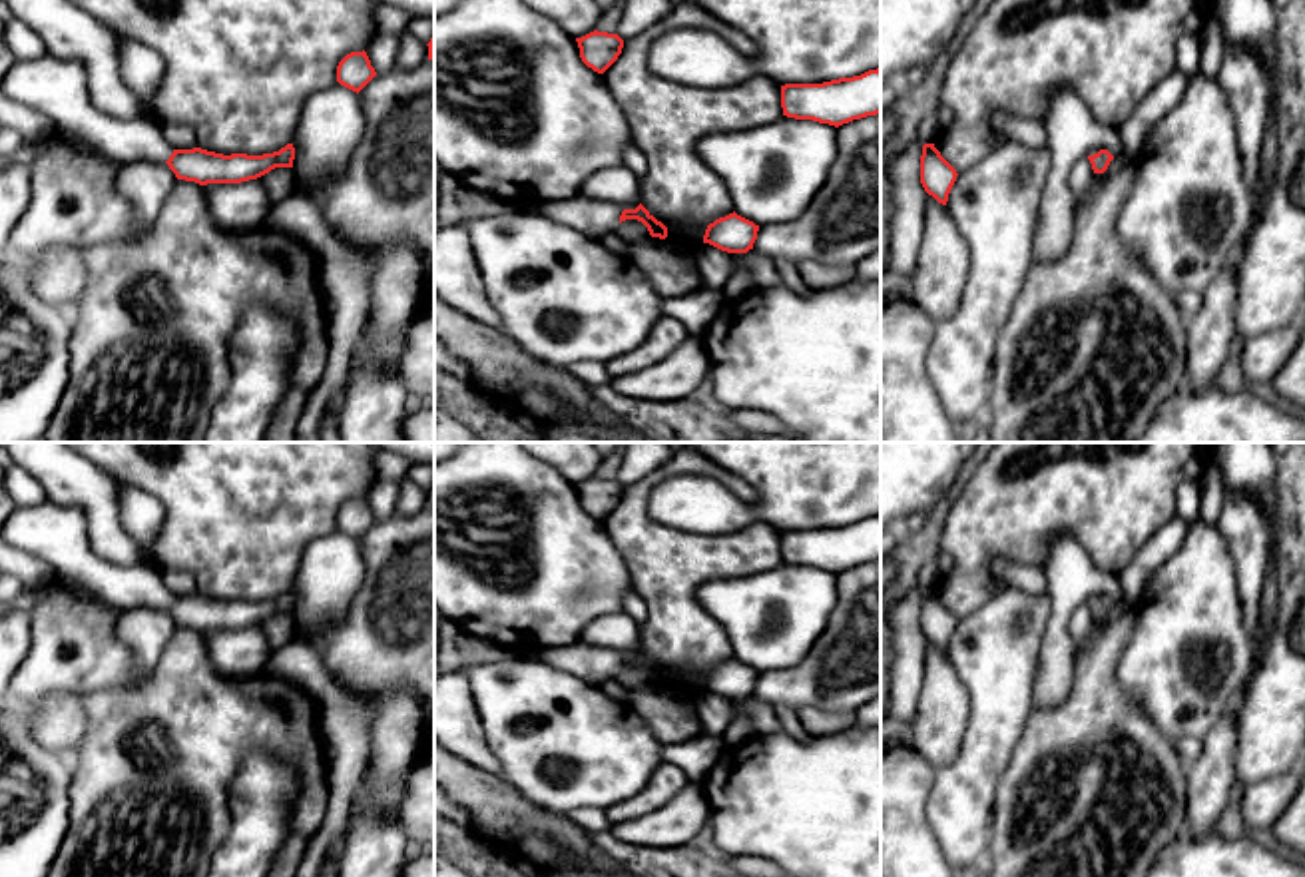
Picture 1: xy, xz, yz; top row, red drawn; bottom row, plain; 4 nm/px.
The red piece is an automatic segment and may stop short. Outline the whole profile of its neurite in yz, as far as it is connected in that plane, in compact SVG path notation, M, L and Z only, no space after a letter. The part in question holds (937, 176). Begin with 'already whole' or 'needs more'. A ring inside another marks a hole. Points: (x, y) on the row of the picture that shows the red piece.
already whole; M934 144L922 146L920 183L928 195L946 205L956 175L956 169L940 155Z

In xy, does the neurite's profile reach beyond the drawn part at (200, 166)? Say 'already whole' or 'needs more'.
needs more

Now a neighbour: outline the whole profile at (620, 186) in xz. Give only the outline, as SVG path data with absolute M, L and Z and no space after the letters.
M622 165L594 171L580 187L580 195L620 205L622 209L636 209L640 199L640 177Z

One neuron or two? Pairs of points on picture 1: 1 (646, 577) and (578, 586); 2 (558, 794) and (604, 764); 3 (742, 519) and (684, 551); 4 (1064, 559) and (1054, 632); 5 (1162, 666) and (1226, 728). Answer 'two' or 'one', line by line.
1: two
2: one
3: two
4: one
5: two

